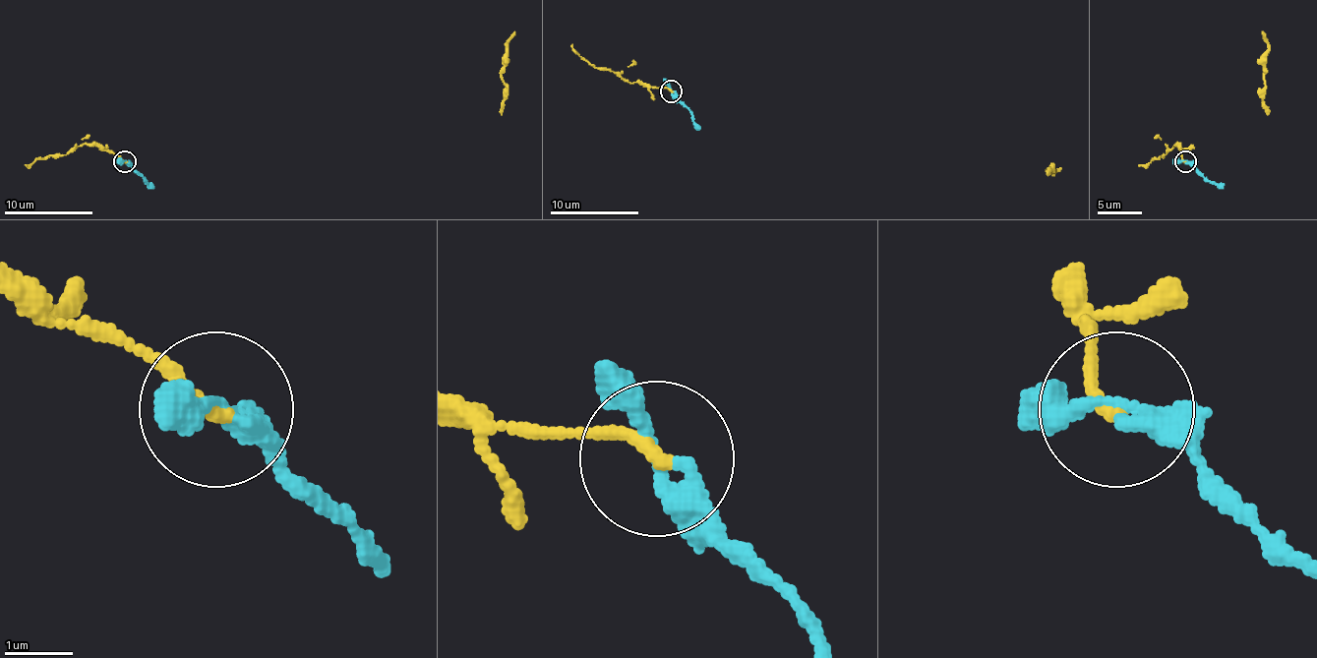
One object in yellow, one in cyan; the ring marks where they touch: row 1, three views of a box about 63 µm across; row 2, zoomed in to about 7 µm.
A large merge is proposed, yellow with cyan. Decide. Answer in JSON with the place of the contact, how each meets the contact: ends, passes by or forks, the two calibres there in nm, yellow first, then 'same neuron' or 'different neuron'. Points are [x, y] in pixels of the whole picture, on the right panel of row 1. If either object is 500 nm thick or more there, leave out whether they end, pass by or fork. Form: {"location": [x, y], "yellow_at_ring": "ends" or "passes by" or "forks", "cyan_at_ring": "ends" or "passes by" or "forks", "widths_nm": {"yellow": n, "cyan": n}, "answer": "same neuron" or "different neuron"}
{"location": [1185, 161], "yellow_at_ring": "ends", "cyan_at_ring": "passes by", "widths_nm": {"yellow": 220, "cyan": 280}, "answer": "same neuron"}

